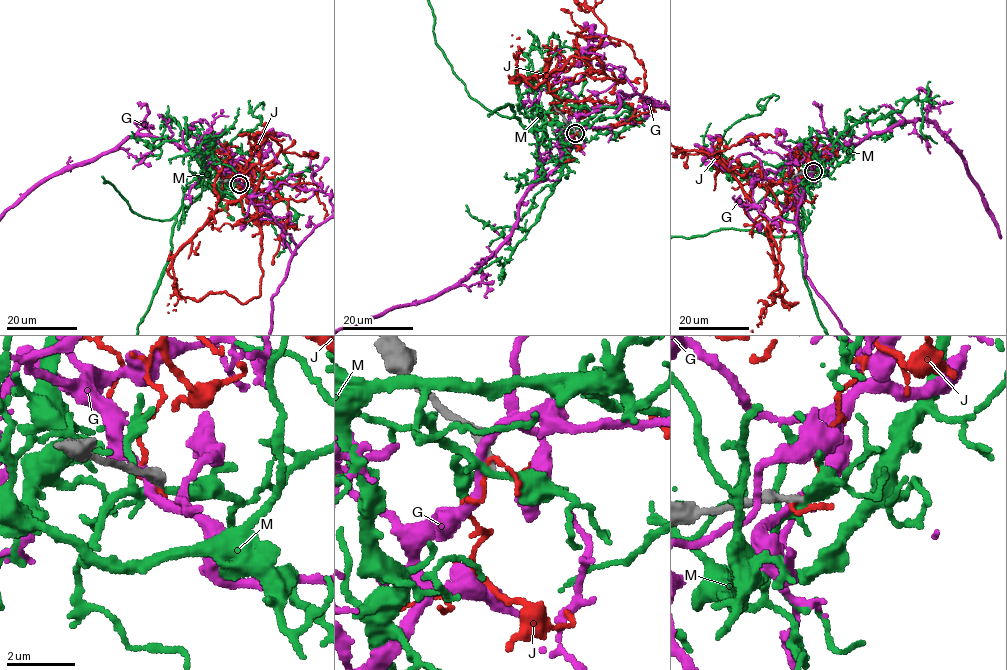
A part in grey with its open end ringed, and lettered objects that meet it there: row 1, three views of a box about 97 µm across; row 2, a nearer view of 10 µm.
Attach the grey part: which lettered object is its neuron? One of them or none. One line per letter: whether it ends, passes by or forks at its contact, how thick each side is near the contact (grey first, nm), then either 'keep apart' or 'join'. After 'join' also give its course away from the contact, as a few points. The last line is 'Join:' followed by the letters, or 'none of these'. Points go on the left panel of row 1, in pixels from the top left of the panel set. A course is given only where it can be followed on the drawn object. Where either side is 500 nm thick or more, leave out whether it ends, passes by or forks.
G: it passes by; calibres 340 and 240 nm; keep apart
J: it passes by; calibres 320 and 110 nm; keep apart
M: it forks; calibres 240 and 220 nm; keep apart
Join: none of these

